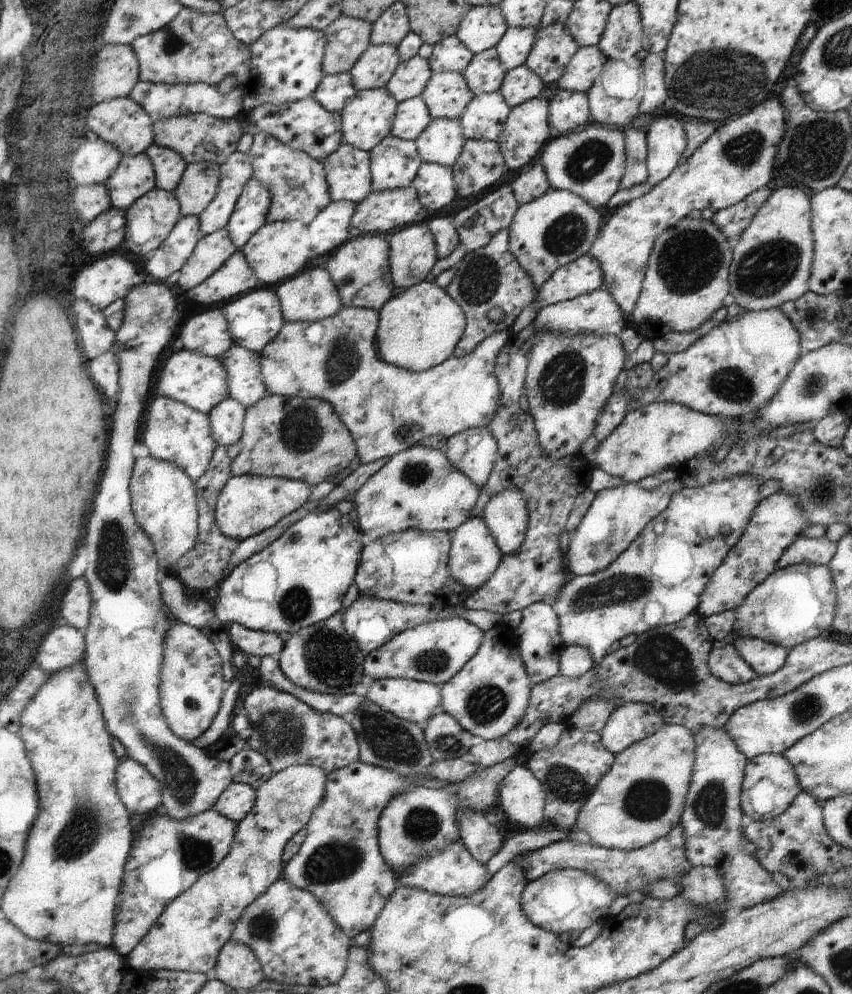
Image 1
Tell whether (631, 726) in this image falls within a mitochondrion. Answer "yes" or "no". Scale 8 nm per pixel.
no

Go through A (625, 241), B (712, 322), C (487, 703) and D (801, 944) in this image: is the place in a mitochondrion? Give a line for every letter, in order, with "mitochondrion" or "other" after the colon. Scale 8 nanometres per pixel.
A: other
B: other
C: mitochondrion
D: other

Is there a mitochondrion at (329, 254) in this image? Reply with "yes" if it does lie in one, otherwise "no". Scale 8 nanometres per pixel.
no

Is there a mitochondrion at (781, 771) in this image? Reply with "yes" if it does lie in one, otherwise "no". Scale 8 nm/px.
no

